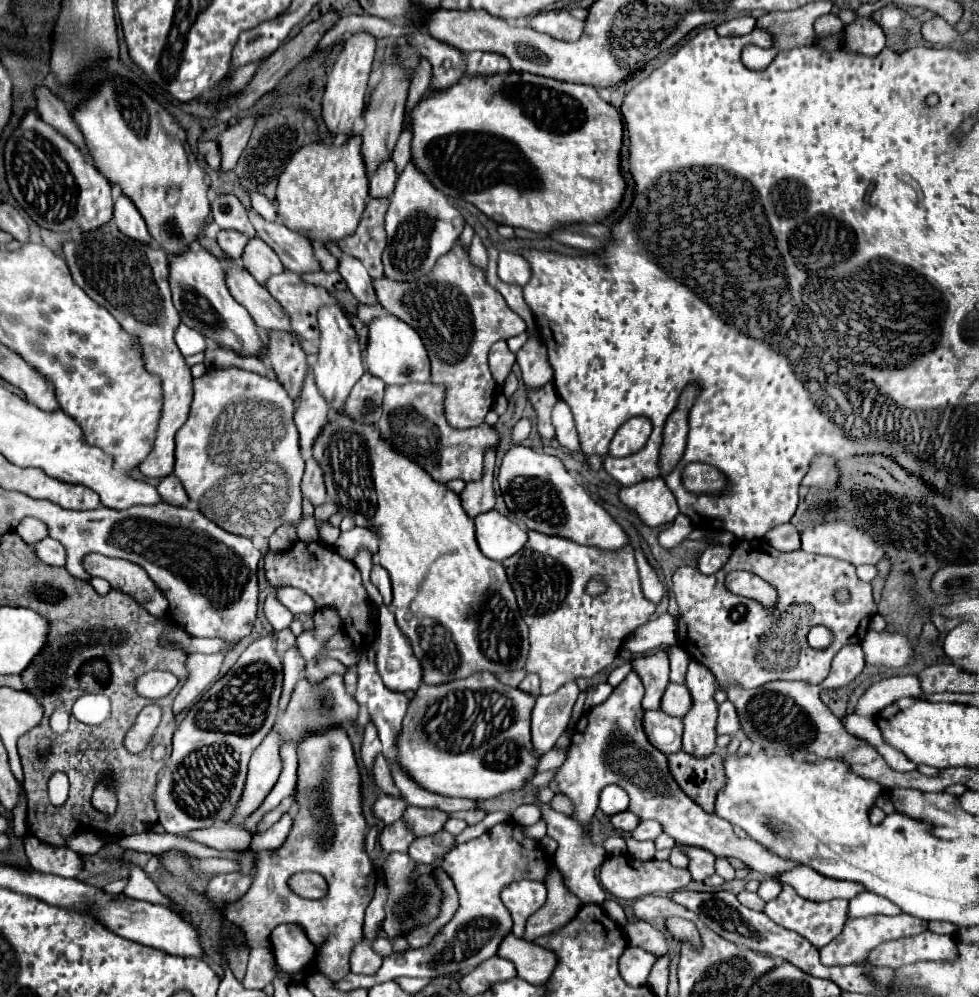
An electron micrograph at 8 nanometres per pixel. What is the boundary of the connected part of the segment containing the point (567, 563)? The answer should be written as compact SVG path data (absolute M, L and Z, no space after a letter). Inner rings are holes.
M529 530L527 544L515 556L507 558L503 562L503 568L517 596L519 612L525 624L529 626L531 650L529 650L529 660L525 670L539 674L541 694L553 694L565 682L593 676L603 668L607 668L609 664L613 664L619 648L623 646L623 640L627 640L655 612L655 604L645 600L641 592L631 546L619 548L615 552L615 550L603 550L595 546L581 546L563 536L547 536L547 534ZM591 576L603 576L603 580L607 582L605 594L597 598L591 598L585 594L585 584Z

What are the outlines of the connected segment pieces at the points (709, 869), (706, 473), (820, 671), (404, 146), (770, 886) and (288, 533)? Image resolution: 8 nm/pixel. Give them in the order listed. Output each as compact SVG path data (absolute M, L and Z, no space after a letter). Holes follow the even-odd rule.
M677 844L679 850L689 858L689 872L693 876L693 880L705 880L707 876L711 876L715 872L713 864L715 864L715 856L709 850L703 848L695 848L695 846L685 846L685 844Z
M689 464L683 470L683 484L691 492L707 492L707 494L717 494L725 488L725 478L723 474L707 464Z
M739 540L733 546L731 560L721 568L721 572L713 576L705 576L699 570L693 570L689 566L679 568L673 574L671 590L679 604L677 644L685 648L693 660L697 660L699 664L707 666L713 672L713 676L717 678L719 690L729 690L733 684L741 688L759 688L773 680L801 680L807 684L821 684L829 674L833 656L847 644L859 644L865 638L869 620L877 614L877 604L873 600L871 584L857 578L853 564L845 560L829 558L829 556L807 554L803 550L777 552L765 540L753 540L753 542ZM731 570L755 572L759 578L769 582L777 590L775 608L769 612L757 600L733 596L731 592L727 592L723 586L723 580L725 580L725 574ZM841 588L845 588L851 596L843 604L835 600L835 592ZM813 626L825 626L831 630L833 642L829 648L815 650L807 644L807 634Z
M403 128L399 140L397 140L397 148L393 152L393 164L397 168L397 174L401 174L405 170L405 166L409 164L409 142L411 142L411 132L407 128Z
M765 878L765 880L759 884L759 890L757 890L757 894L759 894L765 902L777 898L779 892L781 892L781 886L779 886L773 878Z
M285 524L285 526L281 526L281 528L269 538L269 548L275 550L275 552L281 552L281 550L289 548L295 540L297 540L295 528L289 526L289 524Z

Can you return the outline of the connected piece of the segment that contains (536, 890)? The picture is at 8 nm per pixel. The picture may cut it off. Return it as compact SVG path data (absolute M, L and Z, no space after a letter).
M519 880L503 888L501 900L513 918L513 934L525 934L527 918L545 902L545 886L535 880Z

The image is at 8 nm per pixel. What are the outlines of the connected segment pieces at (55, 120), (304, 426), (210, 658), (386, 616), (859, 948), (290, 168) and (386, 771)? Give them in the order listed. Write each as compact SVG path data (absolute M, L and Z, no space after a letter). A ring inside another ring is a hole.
M37 90L35 96L37 96L37 110L39 110L41 120L45 120L61 136L65 136L69 142L73 142L81 150L83 156L91 158L87 144L85 144L85 138L83 138L79 126L75 124L71 112L65 108L65 104L59 98L55 98L49 90Z
M309 370L309 376L305 380L305 392L301 394L301 402L295 412L295 422L299 428L300 450L305 460L312 456L313 444L328 423L328 418L329 406L325 406L321 394L317 392L311 370Z
M195 652L195 656L189 656L185 660L187 680L175 696L175 704L173 704L175 712L189 708L209 686L215 684L223 660L225 660L223 652L215 652L215 654Z
M383 604L379 606L379 626L373 650L377 672L387 688L395 692L415 692L421 686L421 664L417 664L409 642L401 636L393 612Z
M901 913L896 916L873 915L865 918L855 918L847 920L843 932L823 946L821 950L821 962L825 966L839 966L839 964L857 964L863 962L869 950L873 950L877 944L885 940L895 940L904 936L912 936L922 932L922 920L909 914Z
M351 136L345 144L309 144L293 156L281 174L277 186L277 214L289 230L309 238L313 244L337 242L357 230L365 202L369 200L369 180L361 164L361 138ZM321 226L337 226L335 230L319 230Z
M379 754L375 758L375 766L373 766L373 772L377 776L377 788L385 794L385 796L393 796L393 798L401 798L401 792L399 788L395 786L395 780L393 780L393 774L391 774L391 768L389 768L389 762L383 754Z

